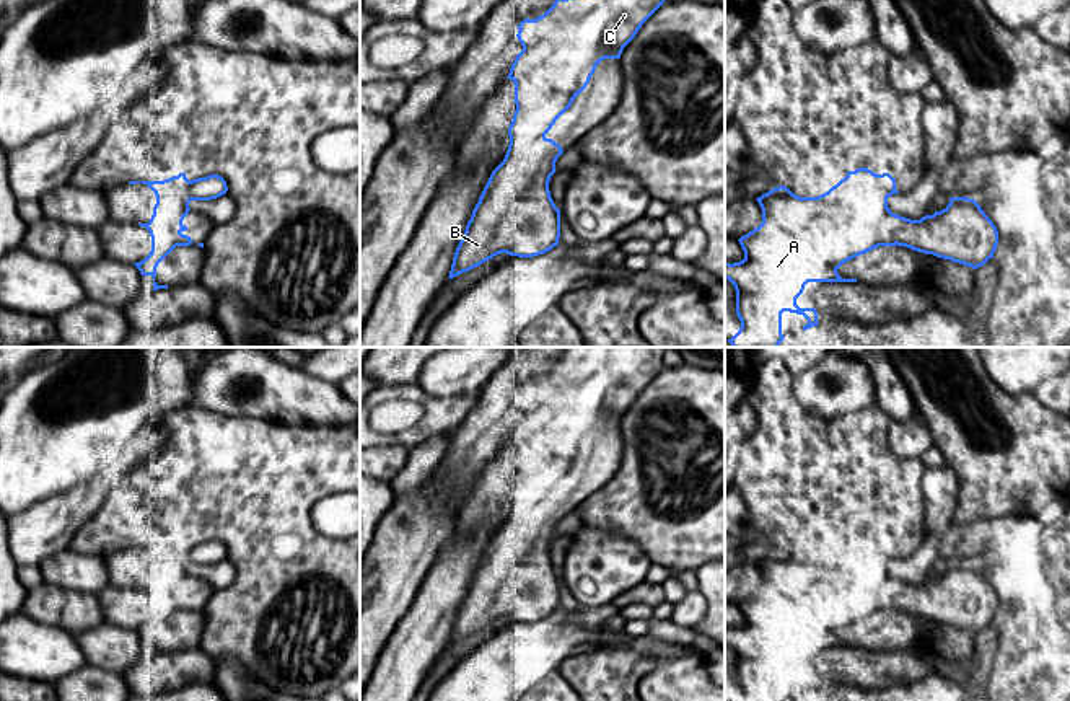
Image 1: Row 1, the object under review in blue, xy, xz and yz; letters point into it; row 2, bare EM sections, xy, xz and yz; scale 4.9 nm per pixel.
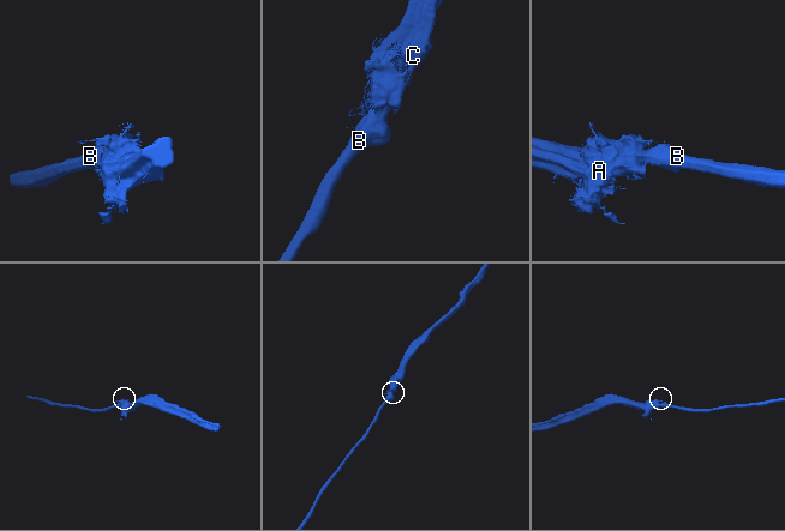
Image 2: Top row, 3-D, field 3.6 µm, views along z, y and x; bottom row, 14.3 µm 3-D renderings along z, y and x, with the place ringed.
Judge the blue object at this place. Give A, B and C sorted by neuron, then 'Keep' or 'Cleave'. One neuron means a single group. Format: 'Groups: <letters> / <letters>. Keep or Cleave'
Groups: A B C. Keep

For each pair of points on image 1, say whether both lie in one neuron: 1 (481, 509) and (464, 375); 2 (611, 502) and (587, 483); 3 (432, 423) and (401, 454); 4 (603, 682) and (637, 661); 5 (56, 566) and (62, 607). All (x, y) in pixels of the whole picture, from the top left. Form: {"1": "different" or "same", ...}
{"1": "different", "2": "different", "3": "different", "4": "same", "5": "same"}

